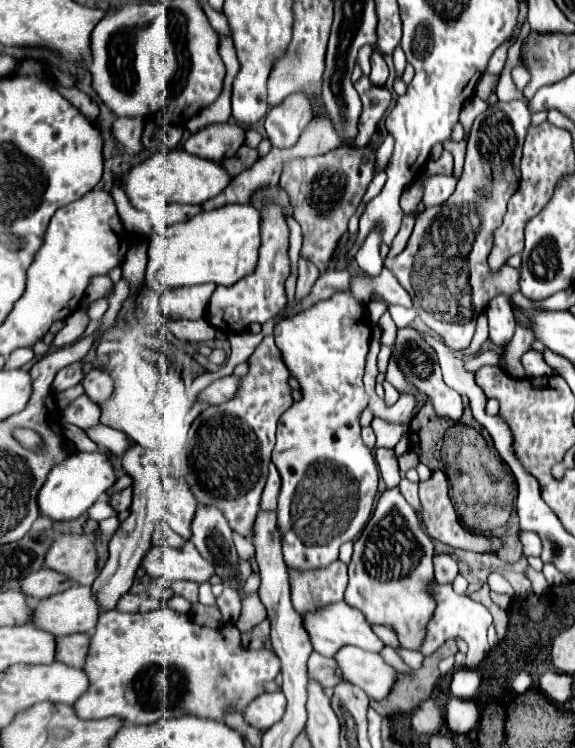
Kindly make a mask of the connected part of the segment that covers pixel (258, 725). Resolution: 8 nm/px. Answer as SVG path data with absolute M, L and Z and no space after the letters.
M262 692L244 708L242 716L246 724L264 732L284 716L284 708L286 708L286 698L282 692Z

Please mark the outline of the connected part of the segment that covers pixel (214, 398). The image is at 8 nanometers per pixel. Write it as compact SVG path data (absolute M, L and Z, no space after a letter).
M226 376L226 378L220 378L220 380L214 380L210 386L206 386L200 394L198 394L198 400L200 402L206 402L206 404L220 404L220 402L228 402L228 398L232 398L232 394L236 392L236 382L240 378L236 376Z

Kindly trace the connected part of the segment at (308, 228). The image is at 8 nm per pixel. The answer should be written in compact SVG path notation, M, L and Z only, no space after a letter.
M356 148L356 150L330 150L326 154L292 160L282 166L280 186L288 192L294 206L294 218L302 226L304 246L302 256L310 258L320 272L328 268L332 252L340 236L348 230L348 220L356 212L370 180L374 178L374 150Z

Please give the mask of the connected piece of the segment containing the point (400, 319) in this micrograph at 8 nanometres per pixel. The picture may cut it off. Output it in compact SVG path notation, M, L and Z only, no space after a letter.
M390 305L388 311L398 328L405 327L405 324L407 324L410 319L414 319L417 316L414 311L411 312L410 309L404 307L398 308L396 305Z

